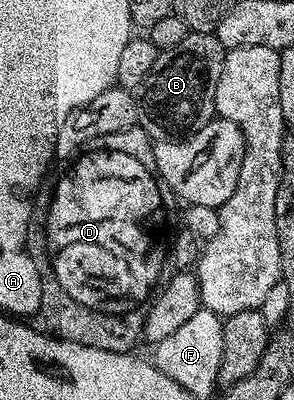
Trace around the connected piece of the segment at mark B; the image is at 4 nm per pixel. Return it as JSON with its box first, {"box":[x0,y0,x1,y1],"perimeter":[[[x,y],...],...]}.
{"box":[140,31,227,142],"perimeter":[[[187,31],[186,36],[171,49],[159,51],[152,70],[146,75],[142,96],[140,92],[147,136],[158,142],[173,142],[194,138],[197,132],[211,127],[216,116],[216,82],[220,82],[220,70],[224,70],[227,51],[214,32],[191,31]]]}

